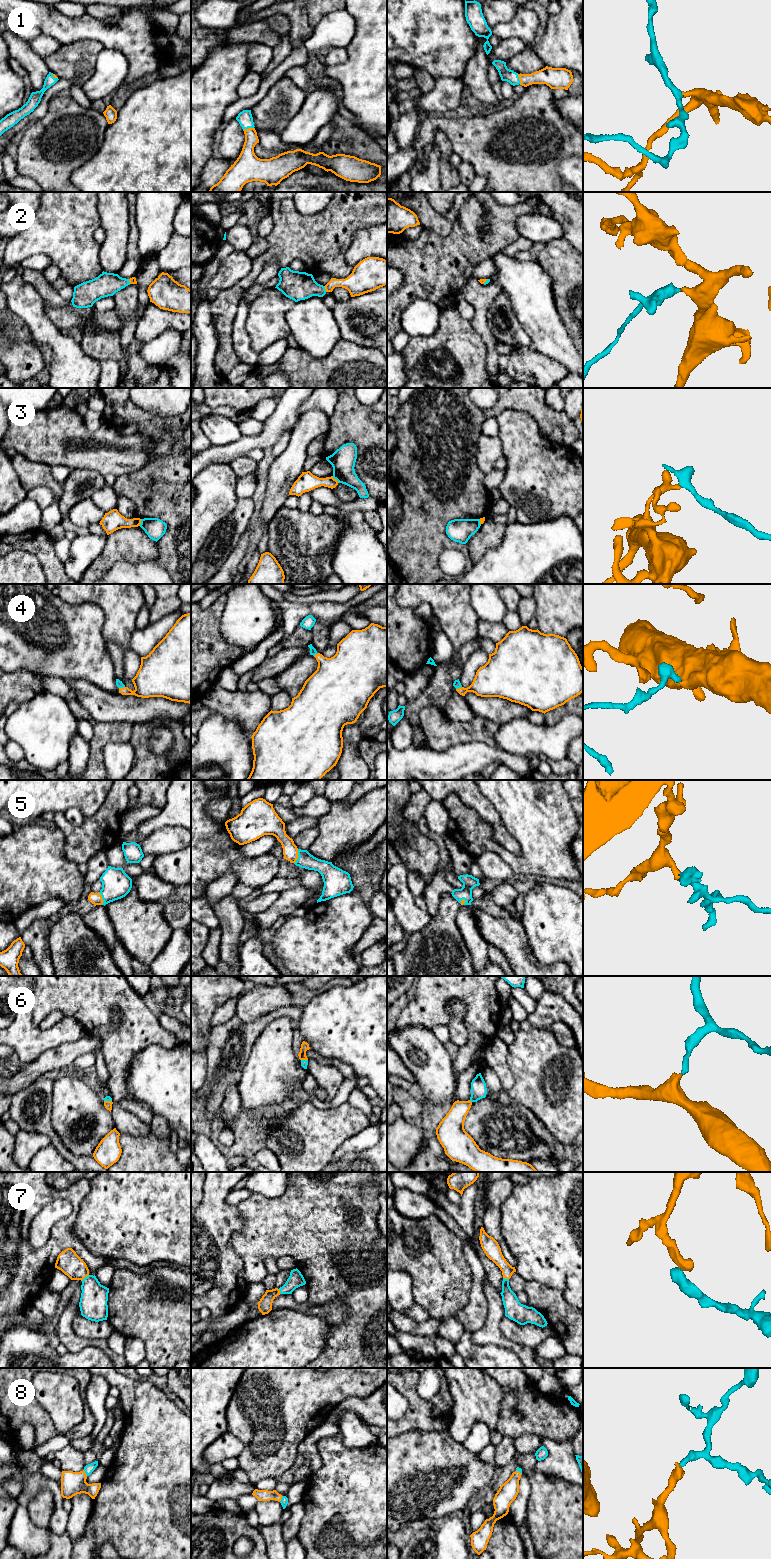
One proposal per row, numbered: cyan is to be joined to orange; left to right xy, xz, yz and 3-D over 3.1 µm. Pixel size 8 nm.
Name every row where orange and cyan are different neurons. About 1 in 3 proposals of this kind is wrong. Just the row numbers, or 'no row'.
3

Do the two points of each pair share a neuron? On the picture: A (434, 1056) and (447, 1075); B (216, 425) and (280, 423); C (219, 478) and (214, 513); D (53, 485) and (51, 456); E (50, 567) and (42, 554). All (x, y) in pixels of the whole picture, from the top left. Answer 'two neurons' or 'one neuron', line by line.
A: one neuron
B: two neurons
C: one neuron
D: two neurons
E: one neuron

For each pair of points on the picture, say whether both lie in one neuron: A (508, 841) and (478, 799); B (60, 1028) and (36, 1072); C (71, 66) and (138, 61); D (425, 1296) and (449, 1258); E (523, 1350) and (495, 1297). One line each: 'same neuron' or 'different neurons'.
A: same neuron
B: different neurons
C: different neurons
D: same neuron
E: same neuron

